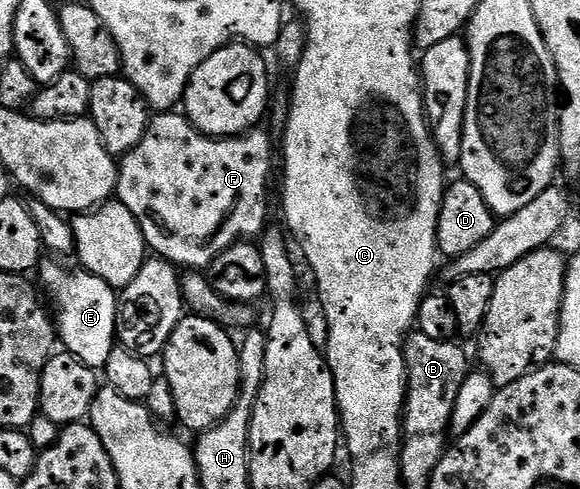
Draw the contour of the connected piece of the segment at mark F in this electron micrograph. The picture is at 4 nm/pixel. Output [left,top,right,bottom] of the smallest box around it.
[116,112,273,272]

